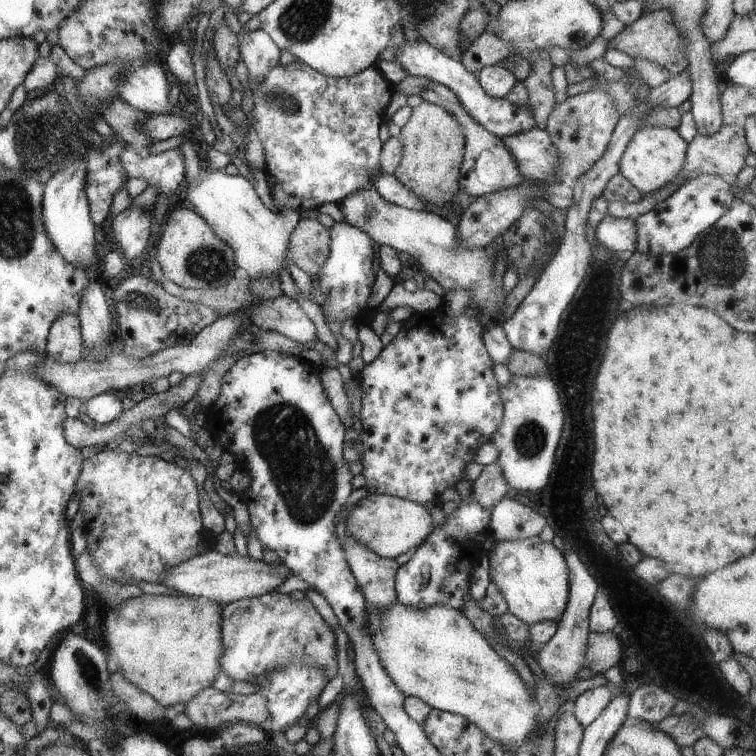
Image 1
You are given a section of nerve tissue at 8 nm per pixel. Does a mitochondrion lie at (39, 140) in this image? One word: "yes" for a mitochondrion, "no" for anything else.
yes

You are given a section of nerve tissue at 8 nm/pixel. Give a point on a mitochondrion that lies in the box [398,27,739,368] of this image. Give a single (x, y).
(717, 237)

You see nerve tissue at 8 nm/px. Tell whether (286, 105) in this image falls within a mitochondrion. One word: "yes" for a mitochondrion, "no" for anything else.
yes

